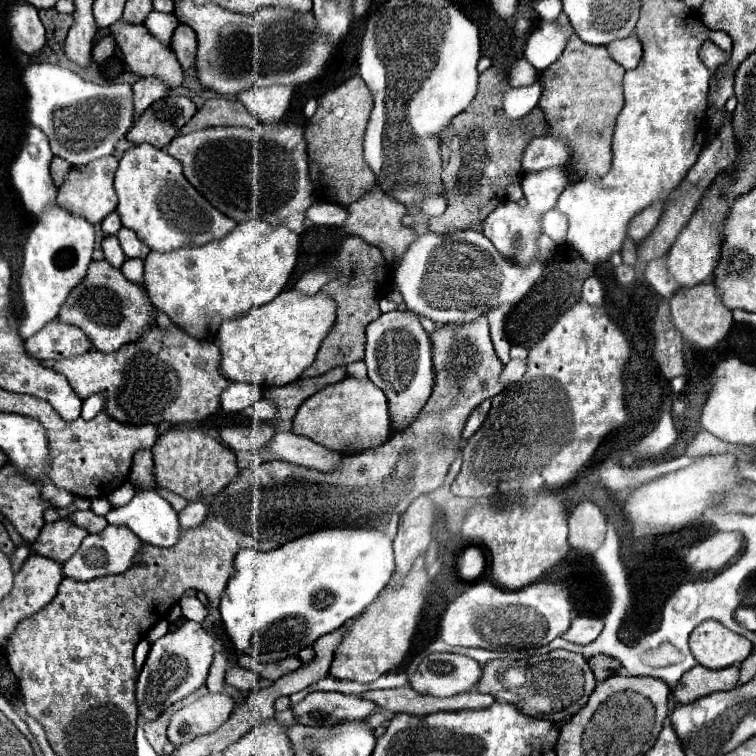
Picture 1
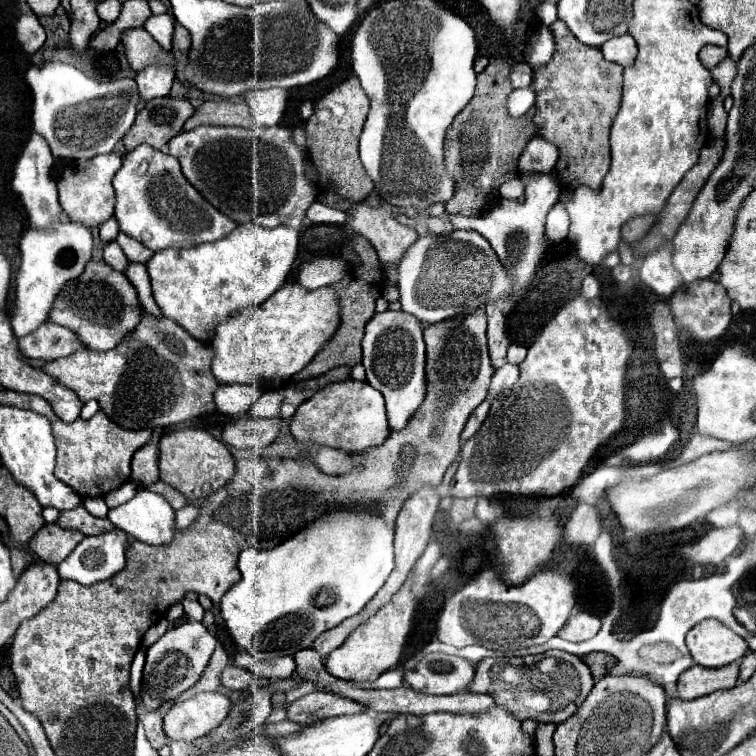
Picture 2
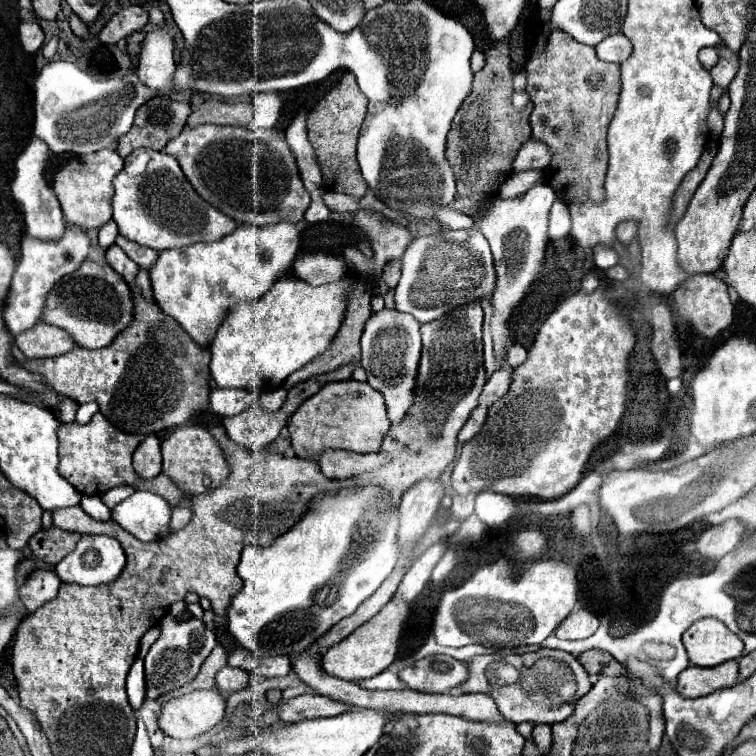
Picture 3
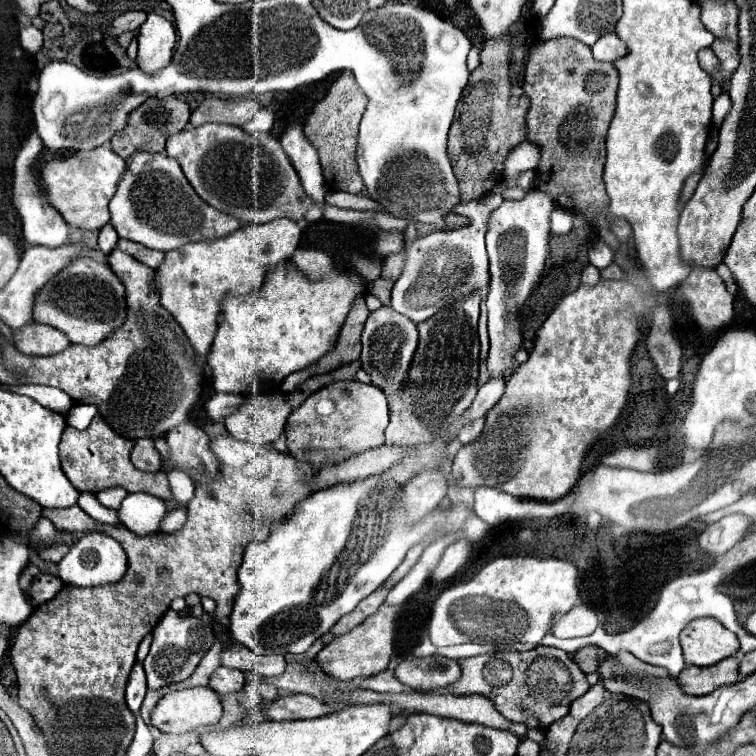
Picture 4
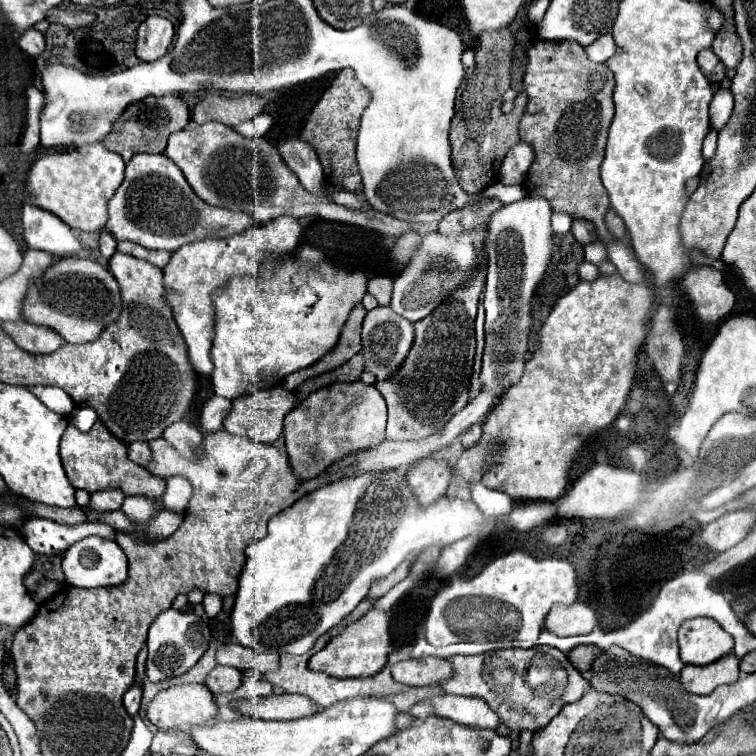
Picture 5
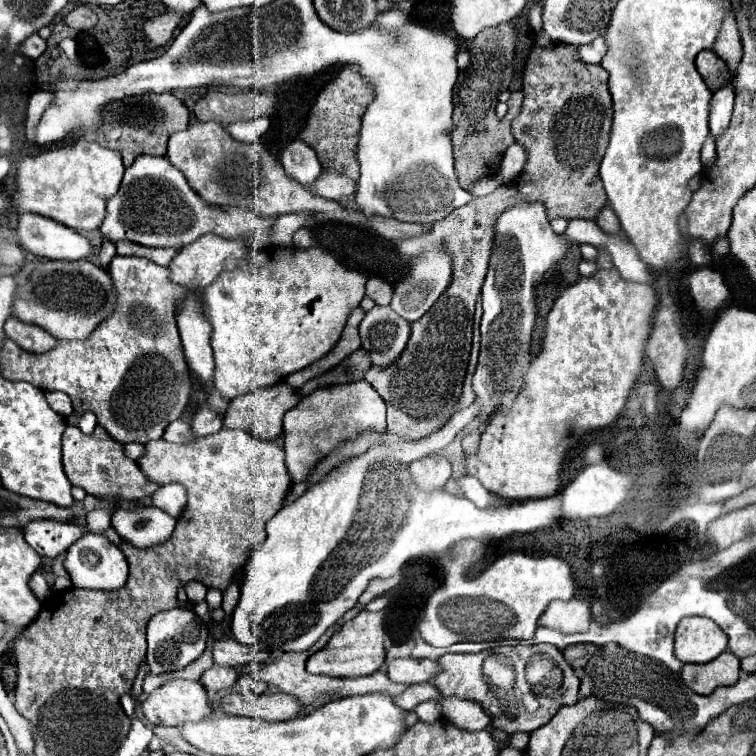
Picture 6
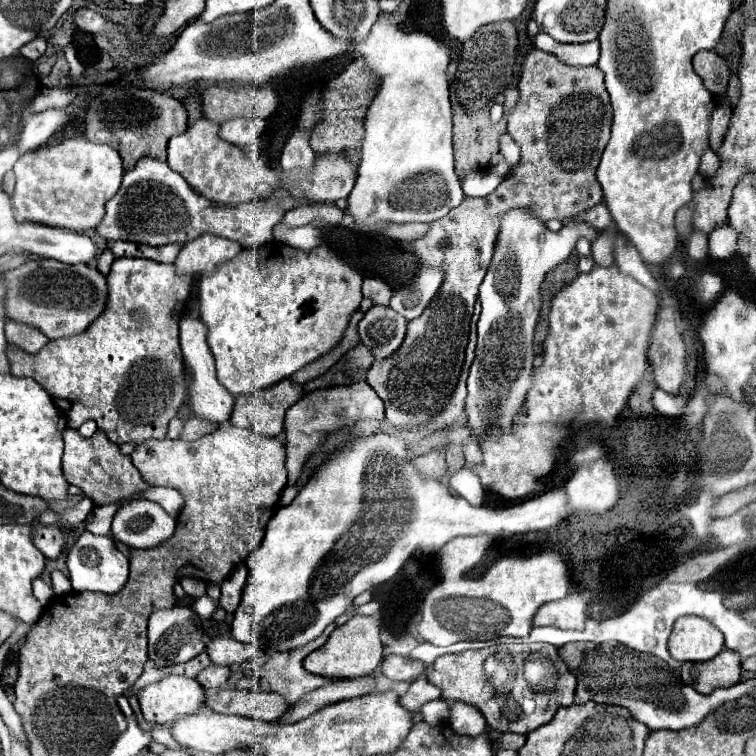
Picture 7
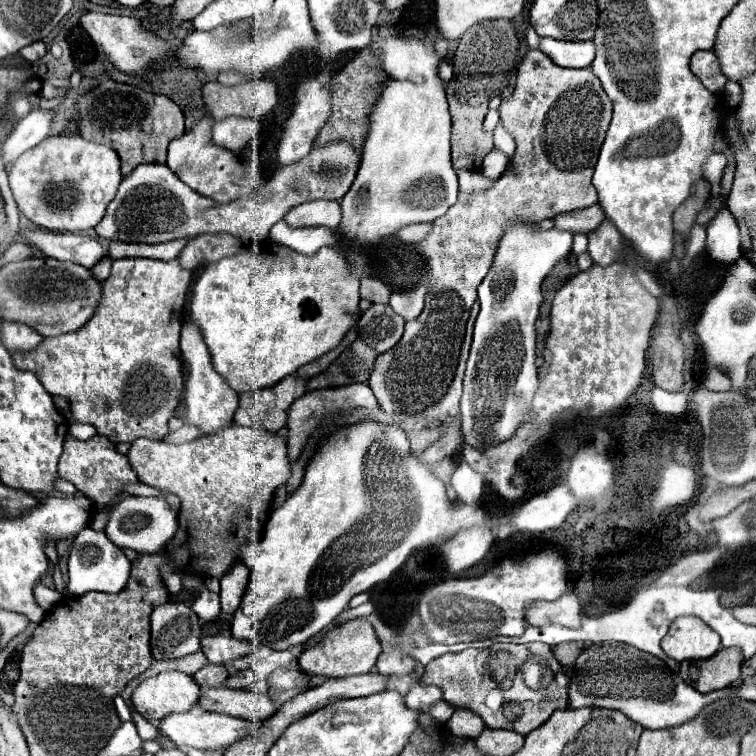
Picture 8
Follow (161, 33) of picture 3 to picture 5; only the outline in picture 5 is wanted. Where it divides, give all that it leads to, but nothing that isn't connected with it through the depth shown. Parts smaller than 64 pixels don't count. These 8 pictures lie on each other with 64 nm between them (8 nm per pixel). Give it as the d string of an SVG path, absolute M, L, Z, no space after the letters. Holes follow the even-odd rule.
M162 16L146 18L138 28L138 42L136 42L136 56L142 62L158 60L164 56L174 38L174 24Z

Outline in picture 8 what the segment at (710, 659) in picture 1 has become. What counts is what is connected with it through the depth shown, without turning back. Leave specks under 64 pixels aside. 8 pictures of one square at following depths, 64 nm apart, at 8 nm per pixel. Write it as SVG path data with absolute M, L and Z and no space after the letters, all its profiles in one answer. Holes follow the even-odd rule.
M680 616L672 622L668 634L662 638L662 650L676 662L710 658L720 650L720 636L708 628L700 618Z

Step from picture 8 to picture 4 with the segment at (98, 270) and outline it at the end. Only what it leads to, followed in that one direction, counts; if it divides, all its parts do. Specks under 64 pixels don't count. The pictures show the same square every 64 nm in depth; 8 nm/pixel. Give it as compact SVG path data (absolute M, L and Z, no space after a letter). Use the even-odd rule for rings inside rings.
M106 224L102 230L100 230L100 238L98 238L98 244L100 244L100 250L108 256L114 248L116 248L116 242L118 242L118 236L116 236L116 230Z

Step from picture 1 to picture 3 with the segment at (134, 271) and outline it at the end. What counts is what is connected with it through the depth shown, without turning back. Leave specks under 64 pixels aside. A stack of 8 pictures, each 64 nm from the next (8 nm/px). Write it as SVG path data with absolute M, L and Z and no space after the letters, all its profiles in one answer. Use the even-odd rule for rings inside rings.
M140 270L140 272L138 272L138 278L136 278L136 282L138 282L138 286L140 286L140 290L142 290L144 298L146 298L146 300L152 300L150 278L148 278L148 272L146 272L146 270Z

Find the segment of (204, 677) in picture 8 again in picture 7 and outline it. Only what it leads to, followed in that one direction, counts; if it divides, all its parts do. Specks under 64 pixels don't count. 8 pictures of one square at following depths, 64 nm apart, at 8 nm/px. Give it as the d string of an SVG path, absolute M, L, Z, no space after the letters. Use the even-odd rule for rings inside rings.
M212 664L212 666L204 668L204 670L196 676L196 680L198 680L200 686L206 688L206 690L218 690L218 688L224 688L224 686L226 686L228 676L230 676L230 668L228 668L228 666L216 666L216 664Z

